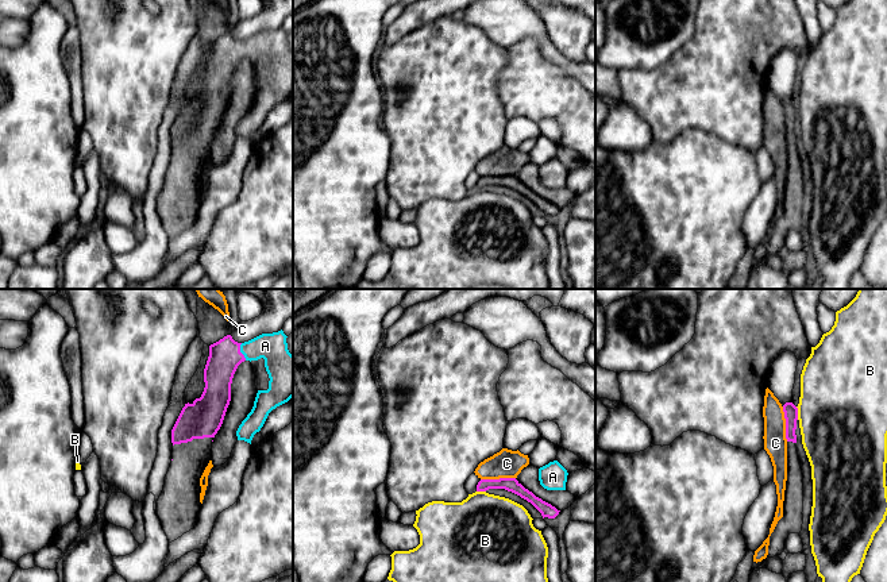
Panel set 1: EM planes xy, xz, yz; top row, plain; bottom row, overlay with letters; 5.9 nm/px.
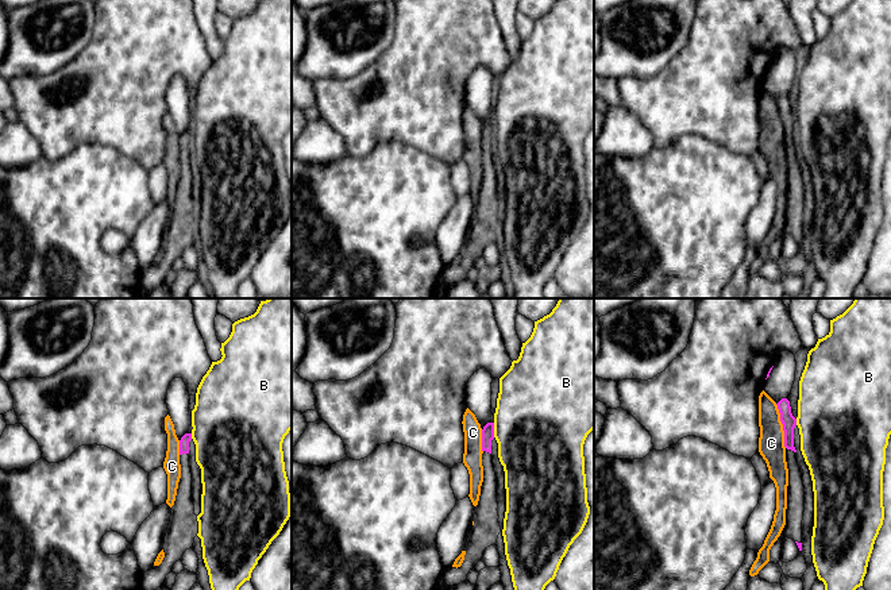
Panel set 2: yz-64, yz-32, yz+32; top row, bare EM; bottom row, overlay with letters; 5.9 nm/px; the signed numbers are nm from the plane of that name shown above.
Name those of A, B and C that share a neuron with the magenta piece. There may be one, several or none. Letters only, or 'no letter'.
A

